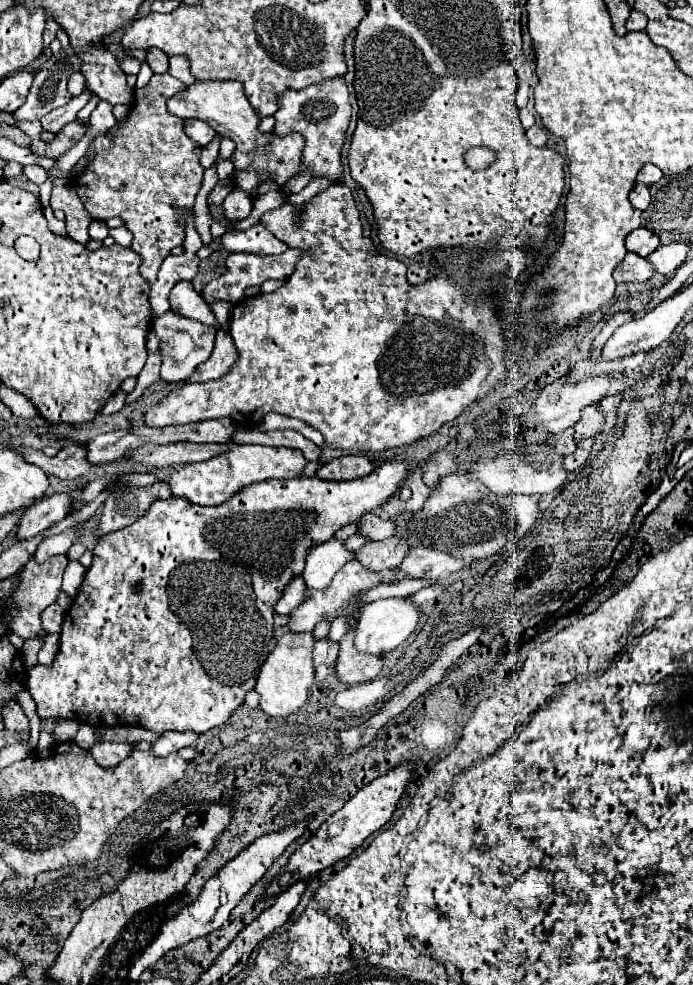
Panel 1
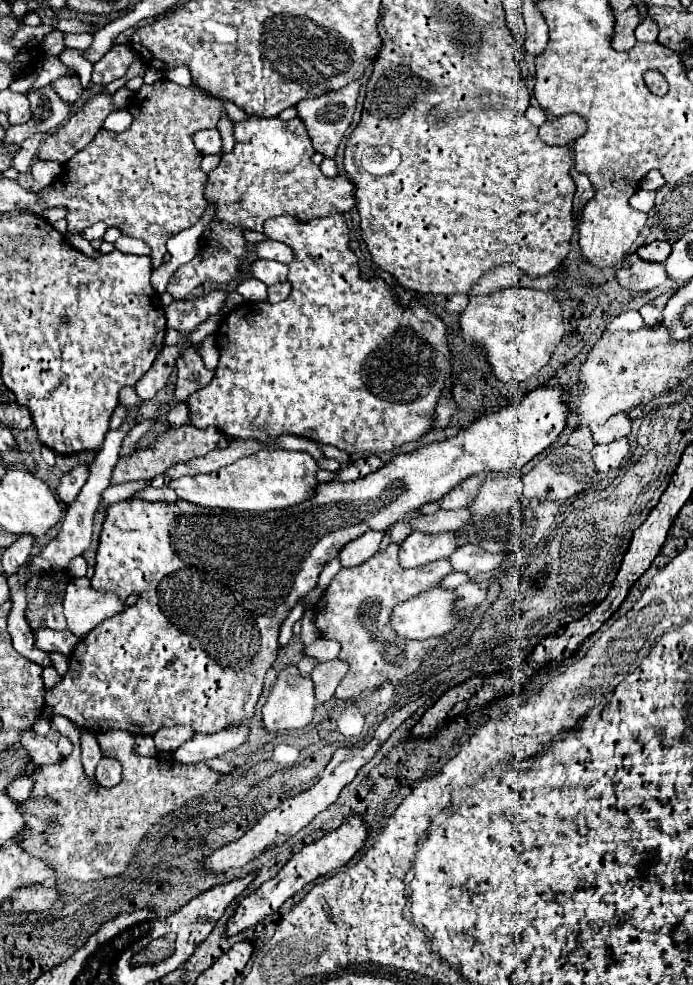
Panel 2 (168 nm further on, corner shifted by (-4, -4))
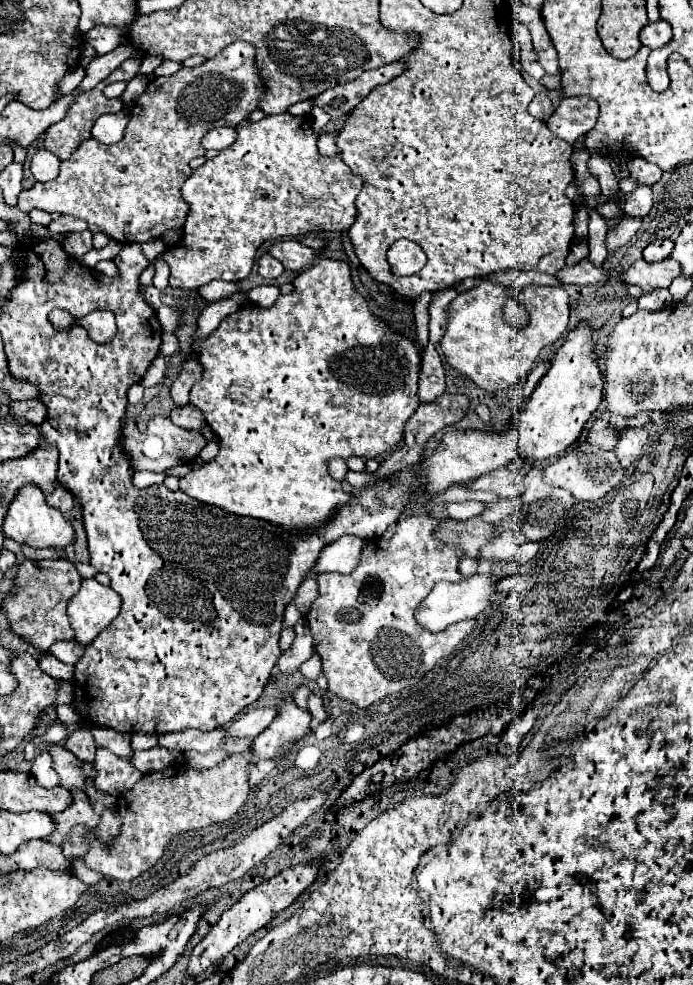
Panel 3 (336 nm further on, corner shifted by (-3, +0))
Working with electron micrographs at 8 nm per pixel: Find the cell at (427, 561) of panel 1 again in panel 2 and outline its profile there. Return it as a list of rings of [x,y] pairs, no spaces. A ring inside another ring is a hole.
[[[462,545],[456,553],[452,553],[450,563],[454,571],[464,571],[476,575],[478,571],[492,571],[506,559],[506,553],[488,553],[478,545]]]

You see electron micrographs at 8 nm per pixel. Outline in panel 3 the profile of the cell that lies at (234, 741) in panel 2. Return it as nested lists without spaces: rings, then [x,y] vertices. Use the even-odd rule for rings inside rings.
[[[251,709],[247,713],[243,713],[237,721],[231,723],[231,727],[227,727],[227,735],[233,739],[255,739],[275,717],[275,709]]]

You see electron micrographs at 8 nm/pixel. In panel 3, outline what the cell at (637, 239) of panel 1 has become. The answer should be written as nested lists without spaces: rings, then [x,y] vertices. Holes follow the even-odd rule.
[[[657,239],[657,241],[653,241],[653,243],[649,243],[649,245],[645,247],[643,259],[645,259],[647,263],[663,261],[663,259],[669,257],[671,249],[673,249],[673,241],[669,241],[669,239]]]

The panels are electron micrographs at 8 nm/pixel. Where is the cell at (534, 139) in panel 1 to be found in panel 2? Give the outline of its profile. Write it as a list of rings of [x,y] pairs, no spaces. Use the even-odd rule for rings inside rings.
[[[580,115],[552,117],[540,127],[540,139],[548,145],[568,145],[586,133],[586,121]]]

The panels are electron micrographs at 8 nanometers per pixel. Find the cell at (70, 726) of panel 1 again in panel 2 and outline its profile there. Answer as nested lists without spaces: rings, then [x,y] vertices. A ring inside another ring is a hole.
[[[146,735],[136,737],[136,747],[134,747],[134,751],[140,753],[140,755],[144,755],[144,757],[156,757],[156,755],[158,755],[152,737],[146,737]]]

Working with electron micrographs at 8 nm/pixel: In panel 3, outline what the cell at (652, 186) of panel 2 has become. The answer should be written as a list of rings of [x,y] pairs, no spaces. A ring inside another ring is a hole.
[[[631,159],[629,161],[629,177],[643,185],[655,185],[661,179],[661,171],[653,163]]]

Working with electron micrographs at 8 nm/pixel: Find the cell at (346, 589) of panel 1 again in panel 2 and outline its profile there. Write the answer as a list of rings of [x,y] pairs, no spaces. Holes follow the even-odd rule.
[[[390,543],[386,551],[376,553],[356,569],[340,569],[320,603],[314,607],[314,623],[324,639],[340,643],[338,659],[350,665],[346,677],[336,689],[338,699],[356,699],[364,691],[376,689],[388,681],[404,681],[436,649],[440,641],[404,641],[390,627],[392,609],[424,591],[440,585],[452,573],[448,559],[432,561],[414,569],[404,569],[398,561],[400,543]]]

